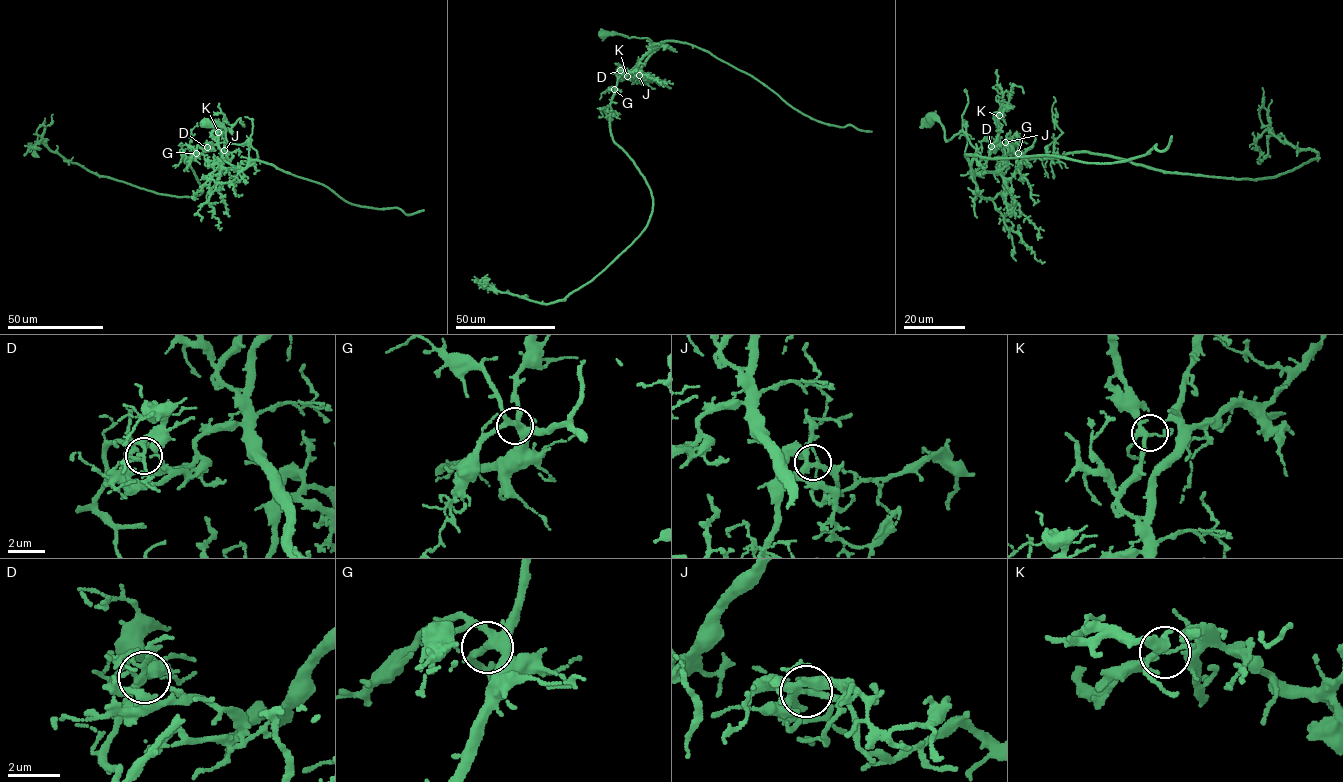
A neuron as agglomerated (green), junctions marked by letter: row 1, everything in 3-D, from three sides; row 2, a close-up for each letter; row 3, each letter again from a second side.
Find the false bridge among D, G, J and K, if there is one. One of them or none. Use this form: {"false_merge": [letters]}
{"false_merge": ["D"]}

